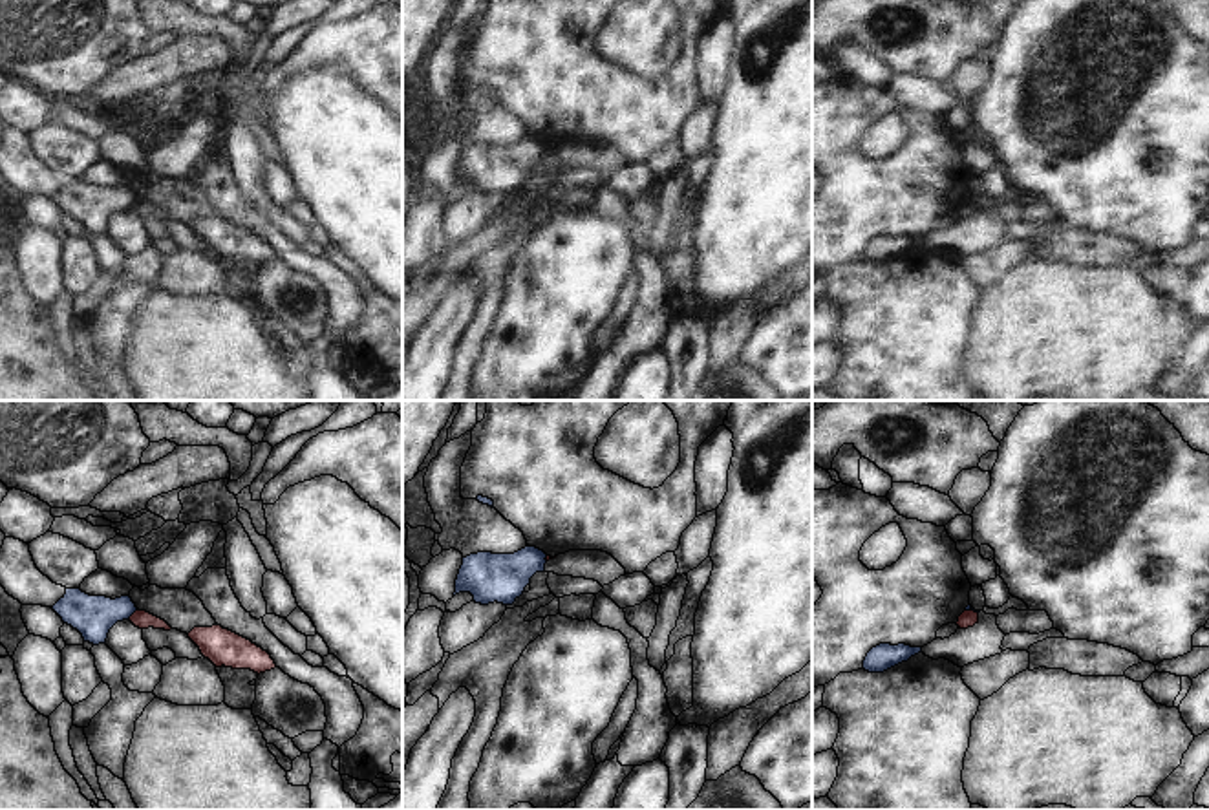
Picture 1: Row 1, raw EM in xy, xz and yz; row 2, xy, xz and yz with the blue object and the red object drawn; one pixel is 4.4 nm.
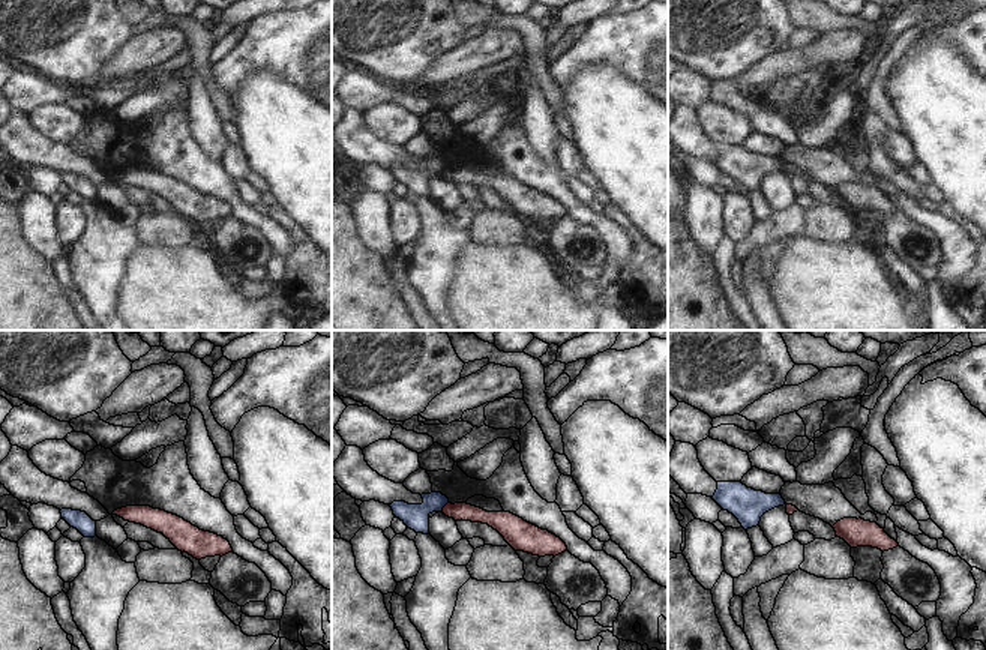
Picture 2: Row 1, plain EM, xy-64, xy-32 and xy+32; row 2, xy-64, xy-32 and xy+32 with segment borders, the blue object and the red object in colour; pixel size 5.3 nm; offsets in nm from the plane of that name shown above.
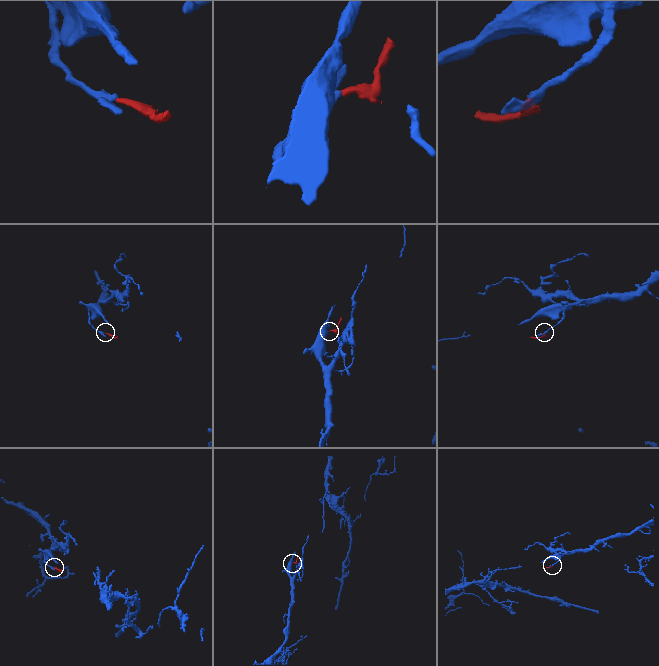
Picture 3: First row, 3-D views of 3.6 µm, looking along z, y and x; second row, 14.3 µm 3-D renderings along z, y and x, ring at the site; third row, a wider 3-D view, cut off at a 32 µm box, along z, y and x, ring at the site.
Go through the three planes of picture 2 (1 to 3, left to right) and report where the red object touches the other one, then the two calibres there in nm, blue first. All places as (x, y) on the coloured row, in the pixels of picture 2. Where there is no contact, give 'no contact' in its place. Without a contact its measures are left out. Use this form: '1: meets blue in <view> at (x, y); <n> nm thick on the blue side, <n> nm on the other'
1: no contact
2: meets blue in xy-32 at (444, 505); 140 nm thick on the blue side, 100 nm on the other
3: no contact

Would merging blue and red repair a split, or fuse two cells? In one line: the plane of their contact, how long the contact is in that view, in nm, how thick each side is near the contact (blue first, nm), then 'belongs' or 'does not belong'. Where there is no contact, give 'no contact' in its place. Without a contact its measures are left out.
xy | 70 nm | 180/80 nm | does not belong

